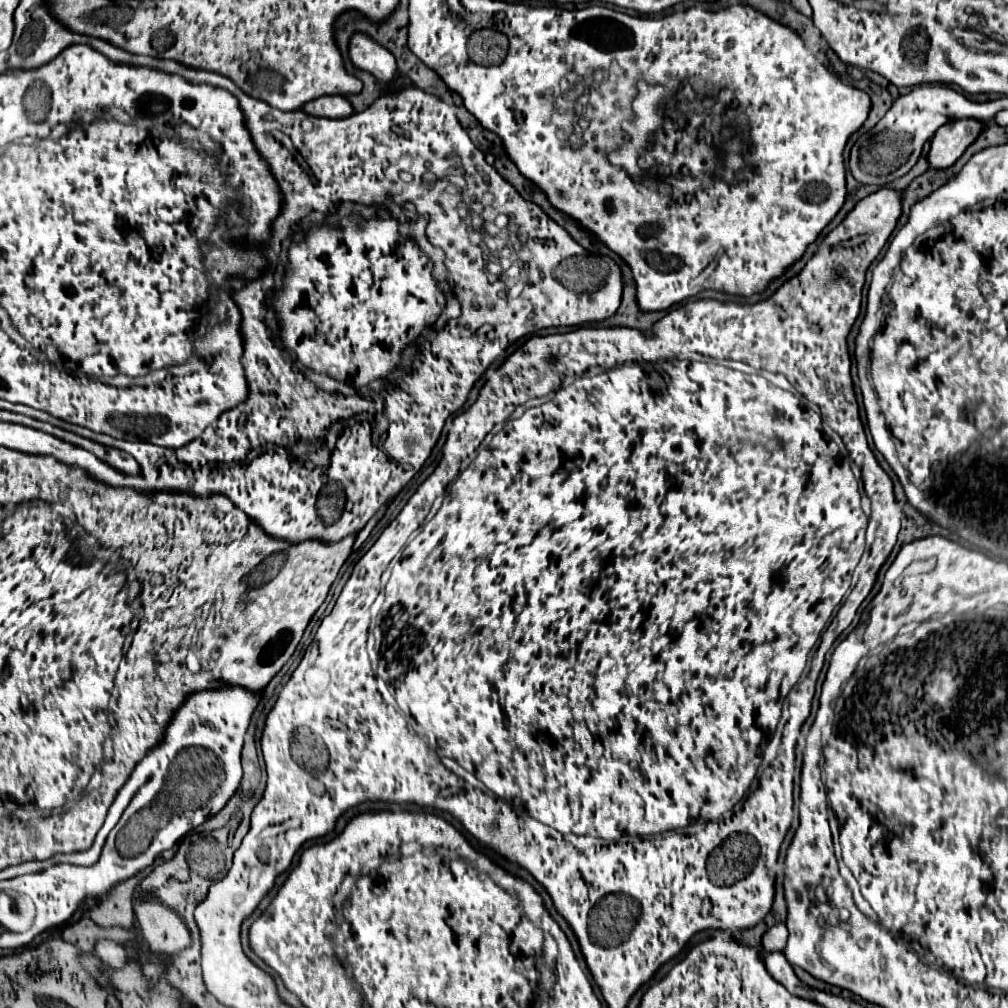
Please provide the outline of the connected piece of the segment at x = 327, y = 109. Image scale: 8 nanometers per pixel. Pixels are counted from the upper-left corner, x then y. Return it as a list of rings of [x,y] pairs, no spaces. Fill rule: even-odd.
[[[321,96],[317,100],[307,102],[307,106],[303,110],[307,114],[325,116],[325,118],[345,118],[353,112],[353,108],[345,96]]]

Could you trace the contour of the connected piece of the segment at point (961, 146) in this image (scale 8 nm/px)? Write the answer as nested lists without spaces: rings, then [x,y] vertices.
[[[957,120],[941,126],[935,132],[927,162],[931,168],[949,168],[965,152],[965,148],[979,136],[983,124],[977,120]]]

